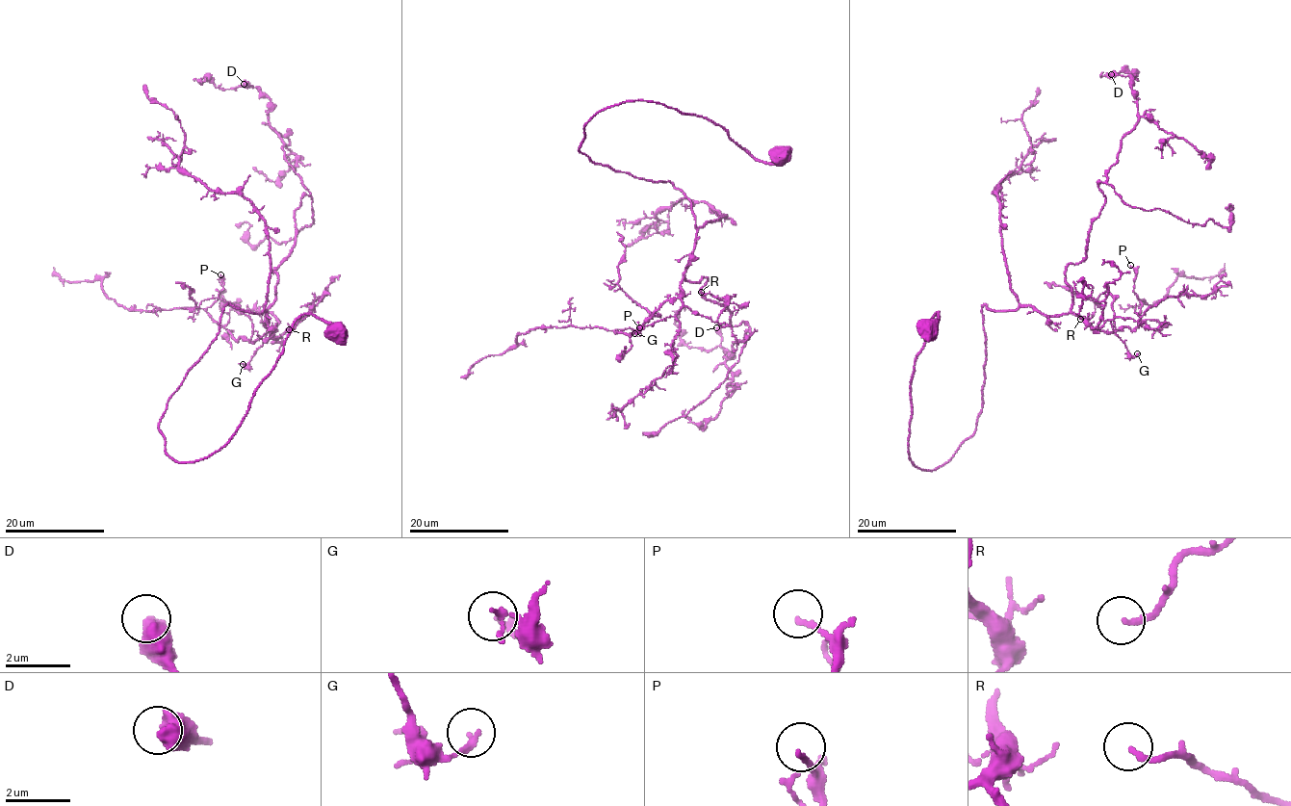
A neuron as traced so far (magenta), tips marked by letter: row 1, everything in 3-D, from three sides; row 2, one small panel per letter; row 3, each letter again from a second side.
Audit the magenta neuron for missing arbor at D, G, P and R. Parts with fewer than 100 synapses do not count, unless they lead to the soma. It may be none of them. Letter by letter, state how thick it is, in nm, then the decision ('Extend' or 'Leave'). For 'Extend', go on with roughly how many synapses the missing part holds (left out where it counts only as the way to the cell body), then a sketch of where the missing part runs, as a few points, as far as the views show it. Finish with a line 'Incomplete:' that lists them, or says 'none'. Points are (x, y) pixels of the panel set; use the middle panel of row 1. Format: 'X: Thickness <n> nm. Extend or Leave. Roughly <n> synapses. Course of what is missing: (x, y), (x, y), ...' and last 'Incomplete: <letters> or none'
D: Thickness 600 nm. Leave
G: Thickness 190 nm. Leave
P: Thickness 140 nm. Leave
R: Thickness 170 nm. Leave
Incomplete: none

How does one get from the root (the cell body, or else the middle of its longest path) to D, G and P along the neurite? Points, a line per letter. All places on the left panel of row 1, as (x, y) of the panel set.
D: (337, 328), (303, 314), (235, 434), (166, 451), (221, 308), (268, 323), (309, 194), (244, 84)
G: (337, 328), (295, 322), (235, 434), (172, 460), (161, 418), (228, 303), (266, 311), (276, 338), (243, 364)
P: (337, 328), (295, 322), (235, 434), (176, 462), (159, 423), (221, 308), (270, 335), (206, 311), (220, 274)

